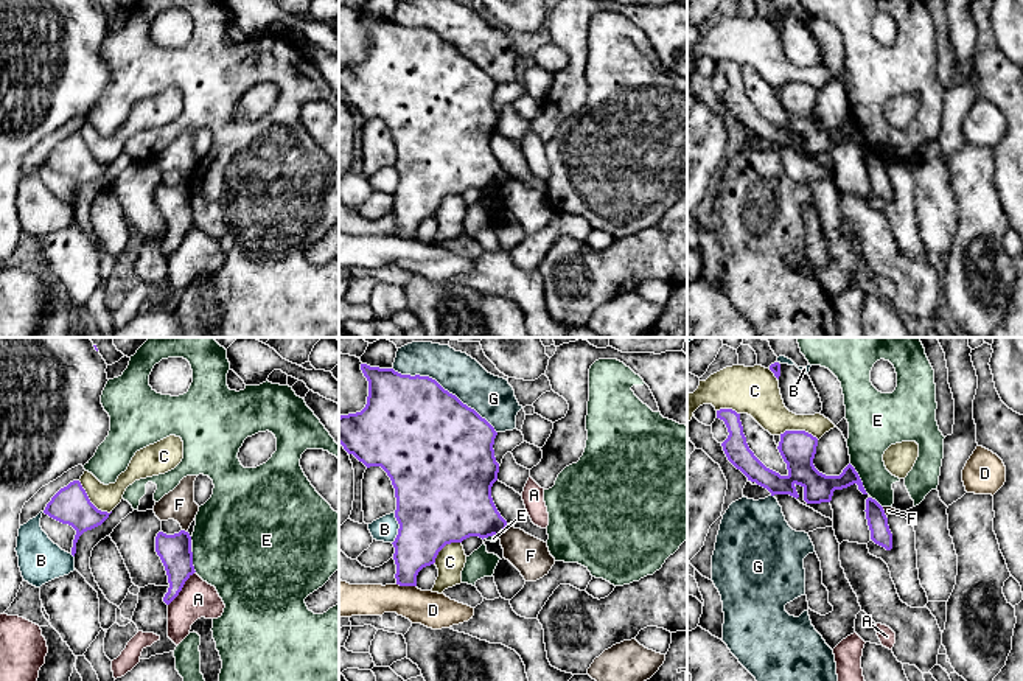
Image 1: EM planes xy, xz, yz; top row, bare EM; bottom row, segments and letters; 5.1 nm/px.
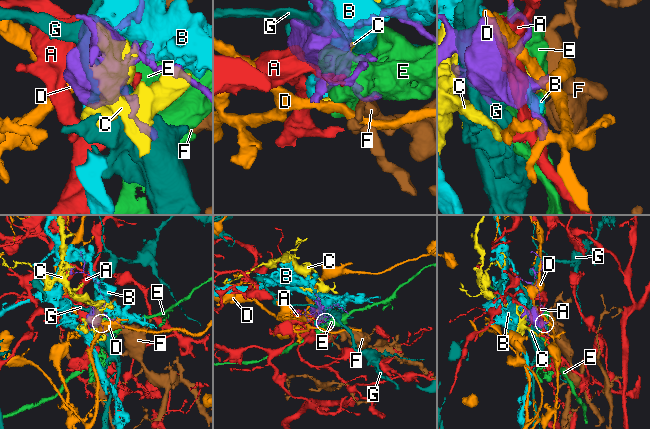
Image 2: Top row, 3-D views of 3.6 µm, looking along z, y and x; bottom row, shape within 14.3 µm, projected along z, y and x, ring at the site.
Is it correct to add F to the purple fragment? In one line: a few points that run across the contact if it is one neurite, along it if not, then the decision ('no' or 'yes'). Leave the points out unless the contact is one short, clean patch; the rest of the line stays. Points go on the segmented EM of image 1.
xz (507, 526), (498, 535) | no

